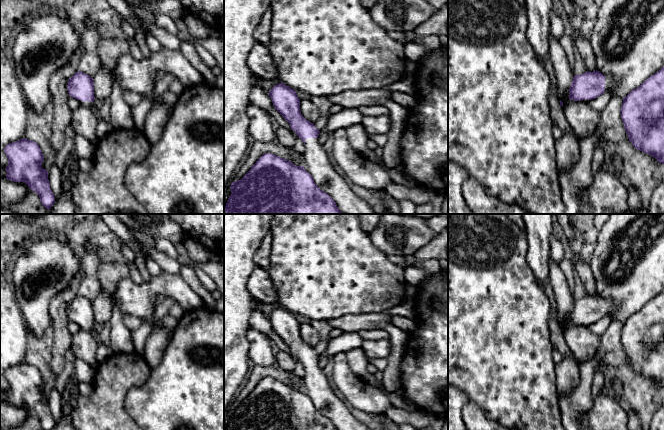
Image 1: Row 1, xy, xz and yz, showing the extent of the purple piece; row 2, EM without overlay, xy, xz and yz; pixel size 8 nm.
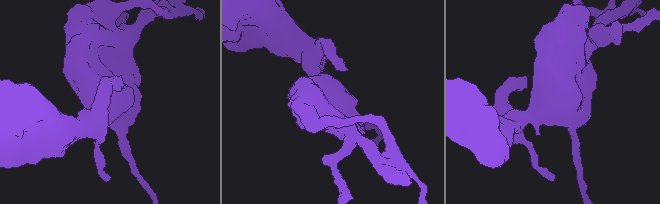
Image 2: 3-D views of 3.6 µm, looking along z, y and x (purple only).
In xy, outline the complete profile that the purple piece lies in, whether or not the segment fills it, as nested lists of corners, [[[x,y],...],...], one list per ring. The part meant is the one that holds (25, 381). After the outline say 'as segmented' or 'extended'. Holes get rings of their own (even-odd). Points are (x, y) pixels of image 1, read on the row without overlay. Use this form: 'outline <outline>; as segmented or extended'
outline [[[23,362],[7,368],[4,376],[8,382],[6,403],[26,407],[39,419],[43,430],[53,430],[55,421],[50,412],[48,395],[41,391],[44,379],[39,369]]]; as segmented

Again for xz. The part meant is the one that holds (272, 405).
outline [[[272,377],[263,378],[244,401],[231,408],[231,419],[229,420],[226,430],[337,430],[335,425],[324,415],[322,415],[314,406],[314,402],[308,397],[303,390],[296,390],[291,385],[281,382]]]; as segmented

